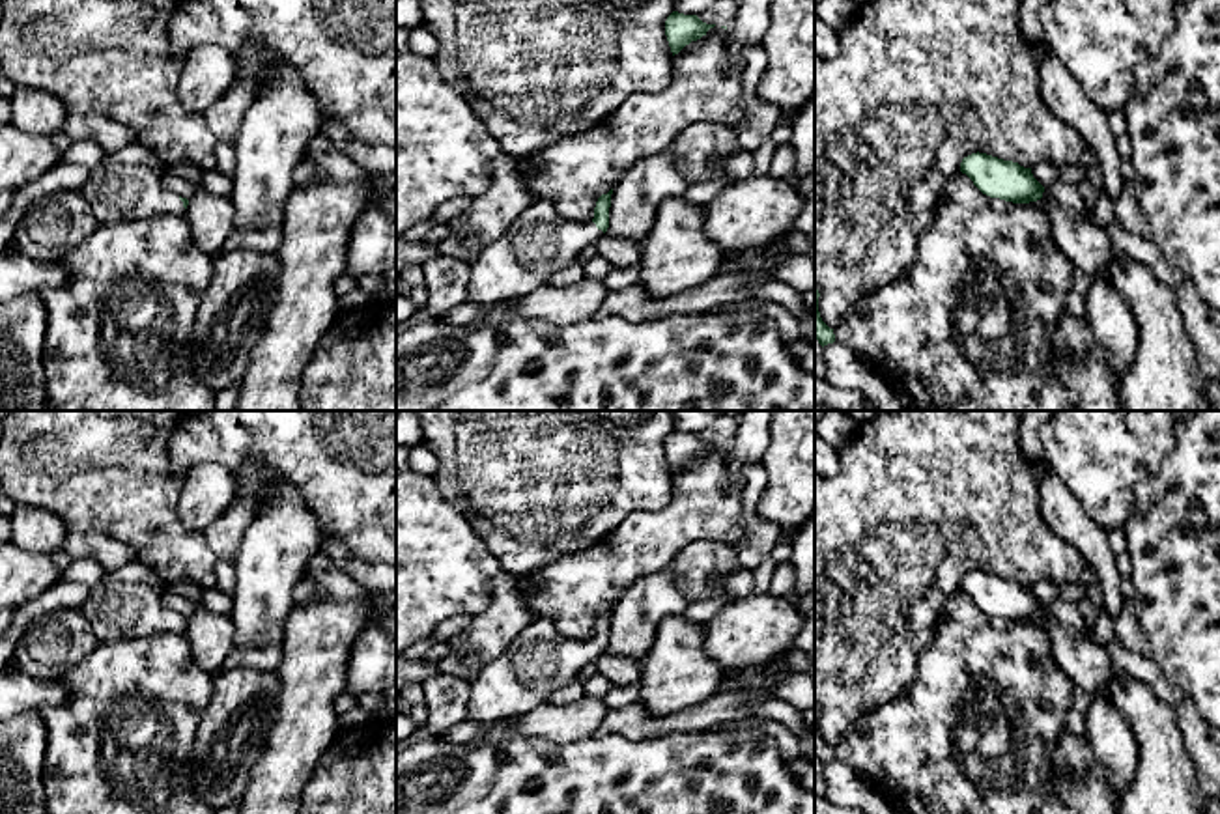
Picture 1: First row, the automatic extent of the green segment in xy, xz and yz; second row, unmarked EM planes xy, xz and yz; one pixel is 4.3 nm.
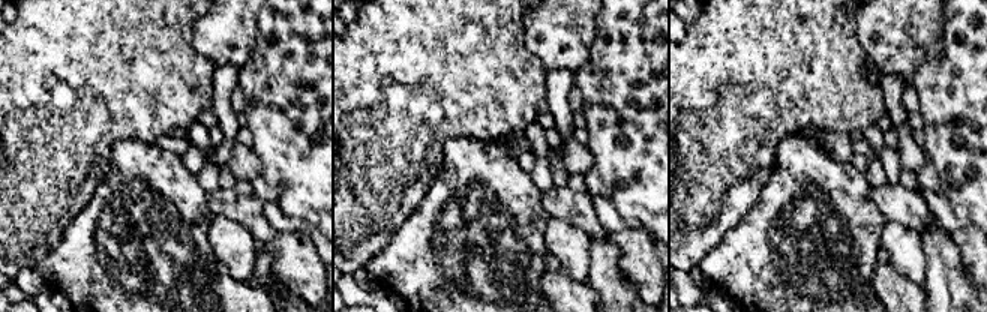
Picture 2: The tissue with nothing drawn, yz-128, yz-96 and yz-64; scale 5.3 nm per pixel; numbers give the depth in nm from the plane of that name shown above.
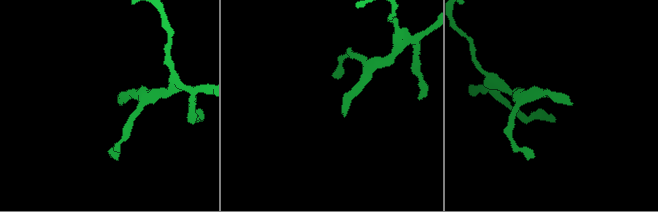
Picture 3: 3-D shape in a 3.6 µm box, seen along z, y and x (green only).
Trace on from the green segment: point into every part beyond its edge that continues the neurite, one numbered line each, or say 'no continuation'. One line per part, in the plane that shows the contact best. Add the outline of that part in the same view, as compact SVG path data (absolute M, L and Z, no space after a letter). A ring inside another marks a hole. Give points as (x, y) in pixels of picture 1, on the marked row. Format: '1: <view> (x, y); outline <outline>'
1: xz (539, 243); outline M534 202L493 245L484 246L469 265L467 301L491 306L521 299L536 286L546 284L553 273L575 265L579 252L594 245L602 235L603 232L592 220L570 222L549 202Z

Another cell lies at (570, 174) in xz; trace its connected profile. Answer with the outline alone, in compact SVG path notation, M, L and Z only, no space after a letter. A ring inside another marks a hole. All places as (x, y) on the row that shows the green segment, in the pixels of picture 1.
M714 26L673 56L671 82L661 91L633 93L602 123L516 159L534 202L549 202L570 222L590 222L602 194L637 162L665 151L693 123L744 127L744 62L731 62L725 28Z

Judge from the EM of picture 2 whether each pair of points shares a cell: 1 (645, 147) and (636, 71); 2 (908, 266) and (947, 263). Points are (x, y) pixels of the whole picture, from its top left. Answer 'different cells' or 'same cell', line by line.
1: same cell
2: different cells

